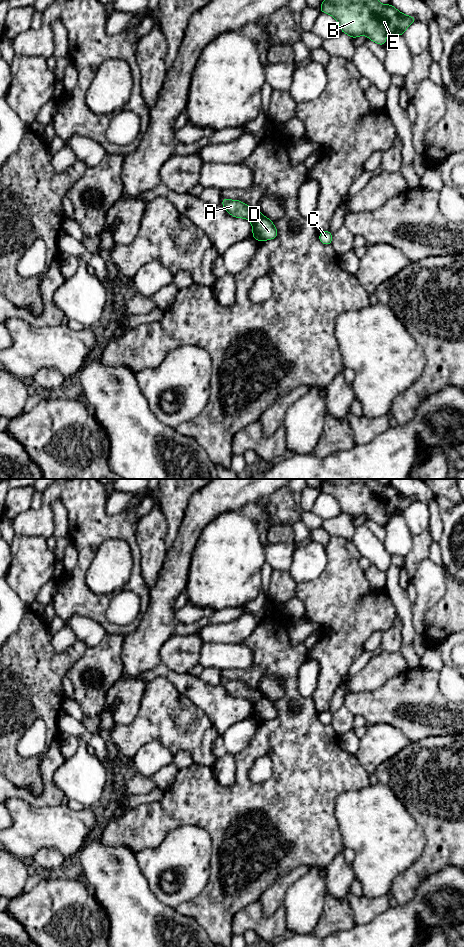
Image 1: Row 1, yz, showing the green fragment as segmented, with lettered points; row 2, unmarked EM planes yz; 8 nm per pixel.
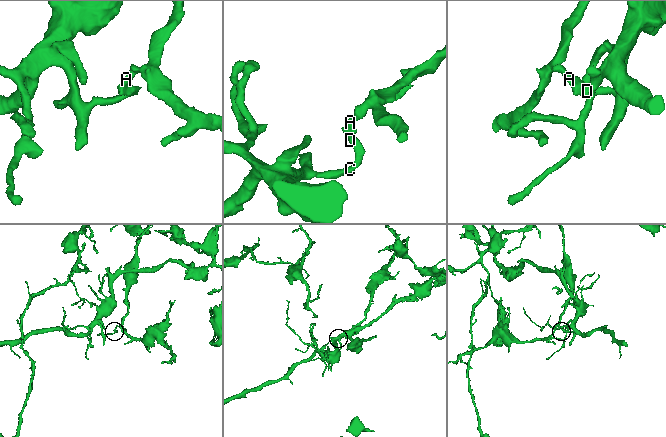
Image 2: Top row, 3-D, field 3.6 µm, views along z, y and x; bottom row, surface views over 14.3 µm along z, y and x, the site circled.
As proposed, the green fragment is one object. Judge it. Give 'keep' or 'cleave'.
cleave

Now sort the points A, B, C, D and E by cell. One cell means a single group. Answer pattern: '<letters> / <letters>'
A / B C D E

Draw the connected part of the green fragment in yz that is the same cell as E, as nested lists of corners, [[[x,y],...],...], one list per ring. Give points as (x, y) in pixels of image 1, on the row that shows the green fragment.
[[[324,0],[320,11],[332,15],[338,21],[341,31],[353,39],[366,35],[383,46],[387,33],[403,36],[407,27],[417,21],[415,17],[400,13],[392,4],[383,5],[378,0]]]

